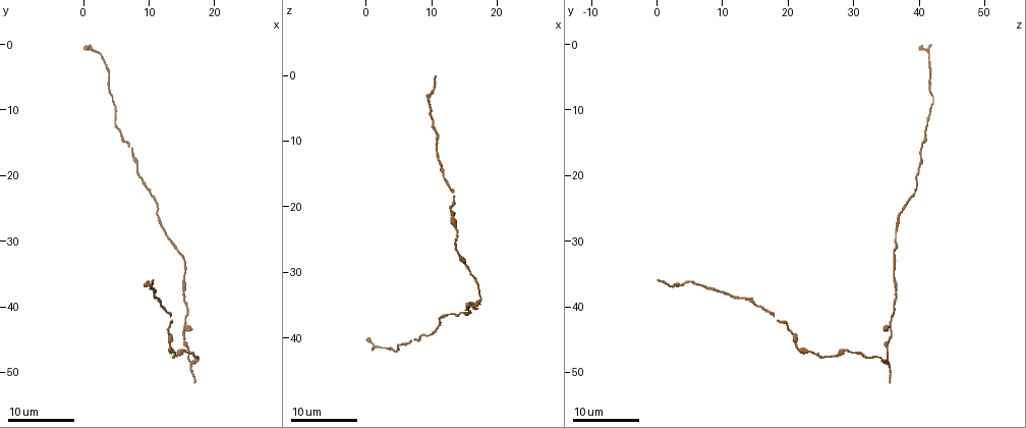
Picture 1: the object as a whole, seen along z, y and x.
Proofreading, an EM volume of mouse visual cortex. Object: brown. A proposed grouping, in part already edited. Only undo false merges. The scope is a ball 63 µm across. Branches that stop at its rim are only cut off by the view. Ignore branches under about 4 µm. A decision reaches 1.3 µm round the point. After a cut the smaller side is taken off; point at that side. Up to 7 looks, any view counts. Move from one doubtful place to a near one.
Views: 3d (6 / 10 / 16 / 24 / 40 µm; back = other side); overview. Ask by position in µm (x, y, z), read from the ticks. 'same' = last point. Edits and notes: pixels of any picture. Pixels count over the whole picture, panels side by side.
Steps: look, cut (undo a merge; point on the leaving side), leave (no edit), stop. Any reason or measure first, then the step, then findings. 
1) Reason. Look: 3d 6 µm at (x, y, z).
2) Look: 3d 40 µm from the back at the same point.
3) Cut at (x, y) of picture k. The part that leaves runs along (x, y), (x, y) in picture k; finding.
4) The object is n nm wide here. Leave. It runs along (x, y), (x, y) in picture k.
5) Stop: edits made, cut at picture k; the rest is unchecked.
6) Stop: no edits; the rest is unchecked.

Calibre changes. Look: 3d 16 µm at (7.5, 16.5, 40.5).

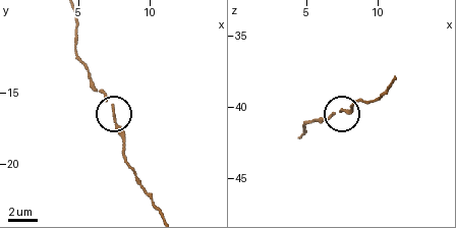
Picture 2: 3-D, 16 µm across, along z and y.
Look: 3d 6 µm at (7.6, 16.8, 40.2).

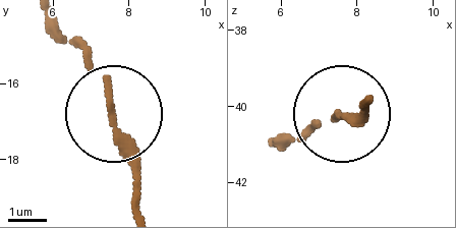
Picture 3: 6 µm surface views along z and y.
The object is 180 nm wide here. Leave. It runs along (140, 210), (108, 83), (57, 27) in picture 3; all the same cell.

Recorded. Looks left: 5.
Sudden change in width. Look: 3d 24 µm at (11.0, 26.0, 36.5).

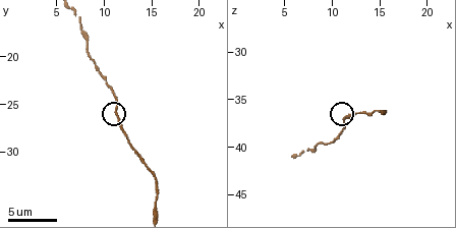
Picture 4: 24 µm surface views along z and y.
Look: 3d 10 µm at (11.4, 26.0, 37.0).

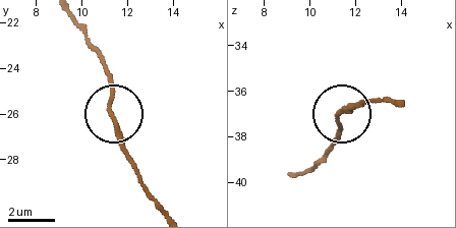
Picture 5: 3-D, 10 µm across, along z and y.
Leave. It runs along (162, 207), (140, 177), (111, 113), (109, 74) in picture 5; continuous, no second cell.

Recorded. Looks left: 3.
Sudden change in width. Look: 3d 16 µm at (2.0, 1.0, 41.5).

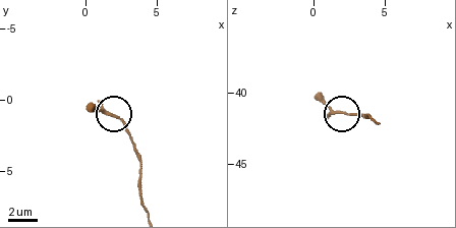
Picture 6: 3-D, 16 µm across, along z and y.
Closer look. Look: 3d 10 µm at (1.8, 1.0, 41.4).

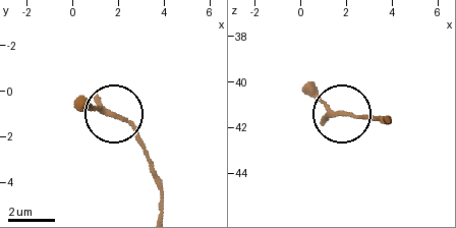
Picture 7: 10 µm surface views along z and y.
The object is 160 nm wide here. Leave. It runs along (391, 121), (346, 115) in picture 7; all the same cell.

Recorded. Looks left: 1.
Stop: no edits; the rest is unchecked.

